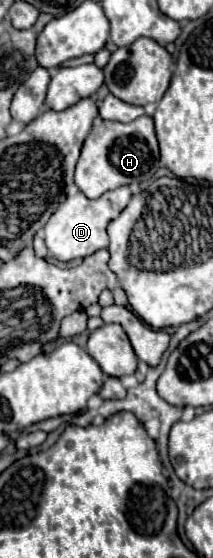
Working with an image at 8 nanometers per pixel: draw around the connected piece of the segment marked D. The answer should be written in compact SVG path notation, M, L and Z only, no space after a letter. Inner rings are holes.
M119 187L103 193L99 199L87 199L81 191L73 197L67 197L61 207L51 215L45 225L45 245L49 253L59 261L71 261L79 257L87 257L103 247L107 247L107 225L113 221L123 207L127 207L131 199L131 191L127 187Z

